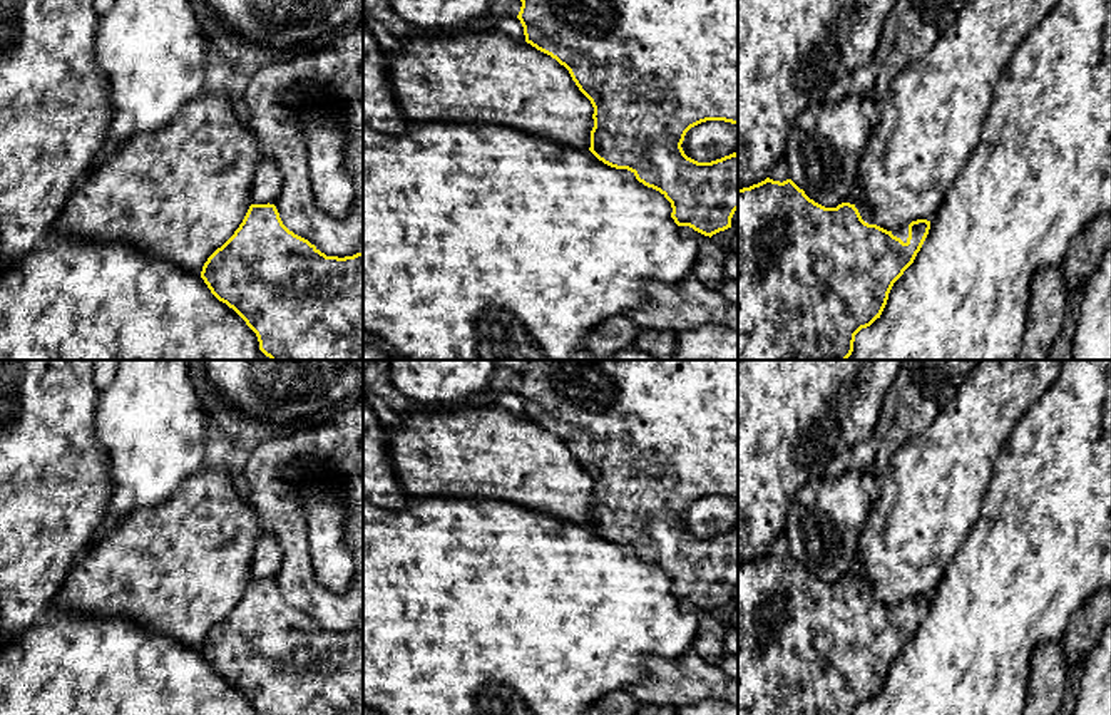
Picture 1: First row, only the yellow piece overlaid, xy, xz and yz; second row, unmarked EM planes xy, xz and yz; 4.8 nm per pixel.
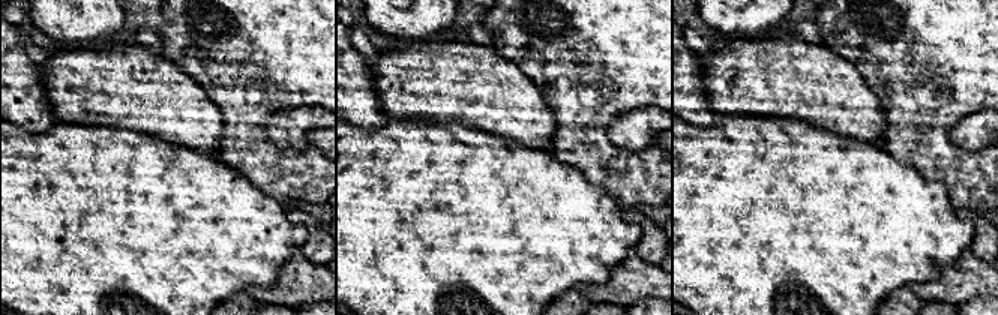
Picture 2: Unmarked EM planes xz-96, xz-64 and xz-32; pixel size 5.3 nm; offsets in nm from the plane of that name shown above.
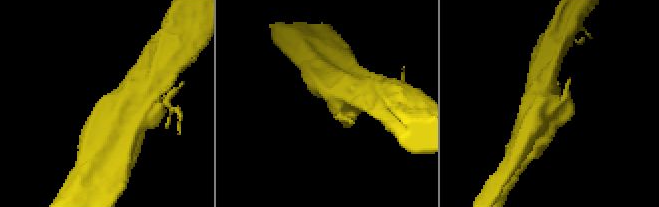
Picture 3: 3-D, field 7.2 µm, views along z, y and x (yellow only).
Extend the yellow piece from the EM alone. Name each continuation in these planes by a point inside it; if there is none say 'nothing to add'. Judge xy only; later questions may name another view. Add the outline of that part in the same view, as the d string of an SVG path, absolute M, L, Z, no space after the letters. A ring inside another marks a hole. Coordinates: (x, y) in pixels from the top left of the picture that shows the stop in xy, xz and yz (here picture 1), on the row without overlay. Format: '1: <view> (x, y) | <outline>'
nothing to add

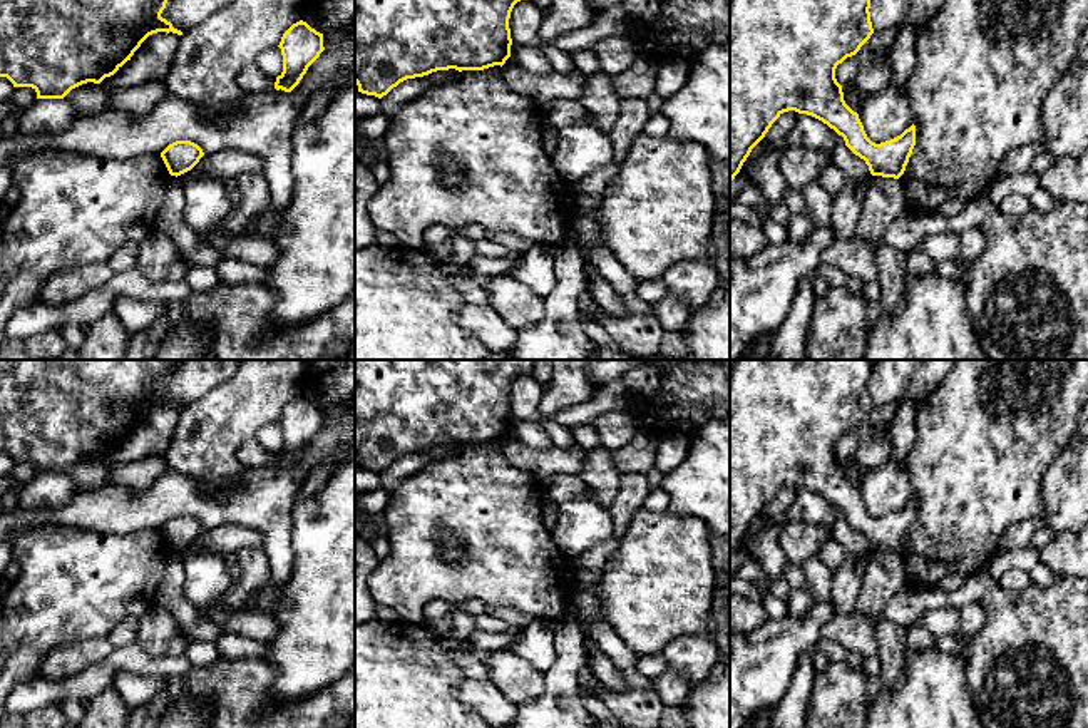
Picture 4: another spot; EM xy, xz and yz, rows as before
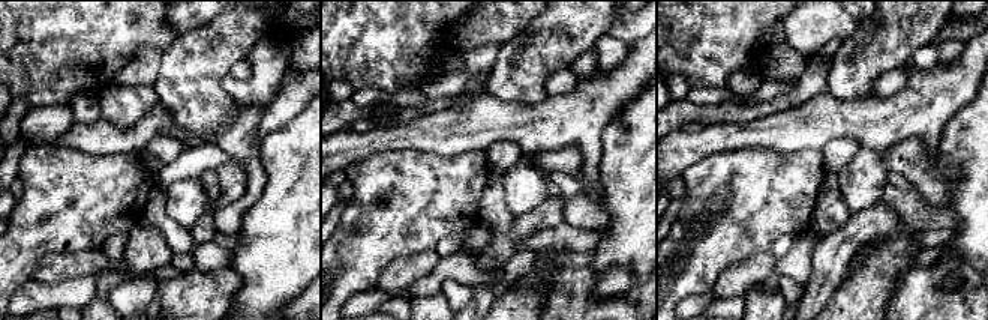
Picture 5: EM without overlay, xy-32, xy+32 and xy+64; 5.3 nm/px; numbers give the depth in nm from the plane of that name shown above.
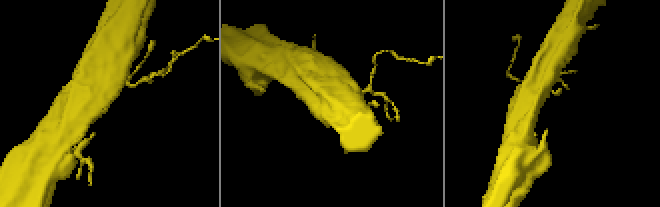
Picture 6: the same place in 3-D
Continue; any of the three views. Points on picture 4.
nothing to add

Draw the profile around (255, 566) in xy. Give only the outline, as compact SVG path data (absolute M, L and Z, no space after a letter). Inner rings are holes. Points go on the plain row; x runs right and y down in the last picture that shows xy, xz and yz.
M264 547L241 549L233 556L233 562L239 567L241 576L209 611L203 611L208 618L218 604L239 611L248 596L271 576L271 564Z

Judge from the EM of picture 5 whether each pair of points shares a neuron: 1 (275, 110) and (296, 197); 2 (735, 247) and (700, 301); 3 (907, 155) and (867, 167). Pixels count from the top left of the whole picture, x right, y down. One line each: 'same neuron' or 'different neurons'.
1: different neurons
2: different neurons
3: different neurons

